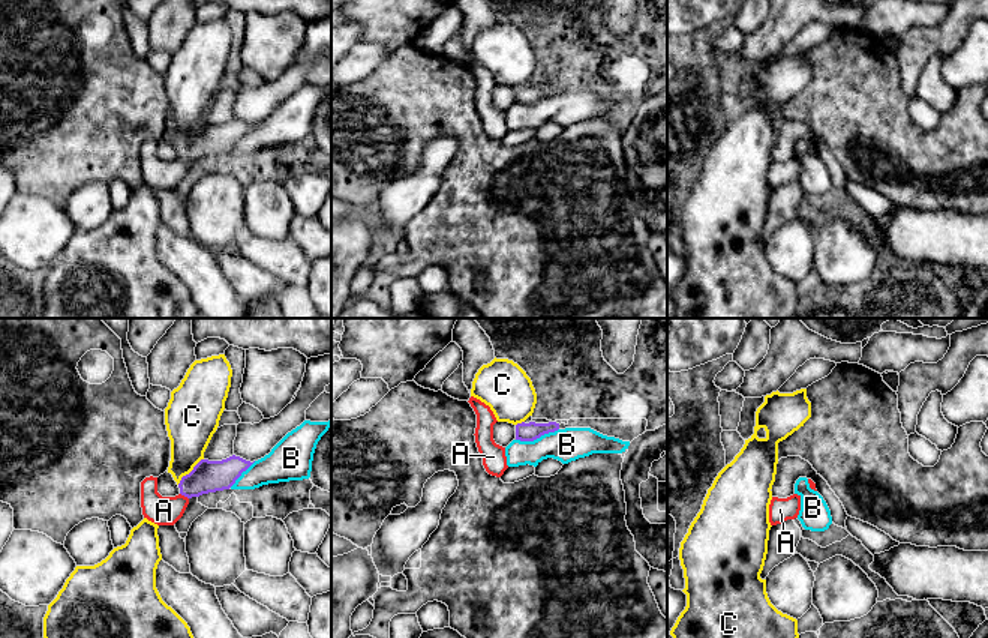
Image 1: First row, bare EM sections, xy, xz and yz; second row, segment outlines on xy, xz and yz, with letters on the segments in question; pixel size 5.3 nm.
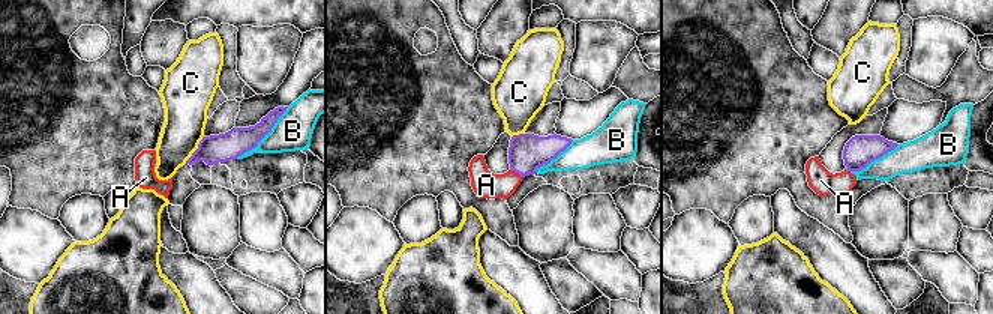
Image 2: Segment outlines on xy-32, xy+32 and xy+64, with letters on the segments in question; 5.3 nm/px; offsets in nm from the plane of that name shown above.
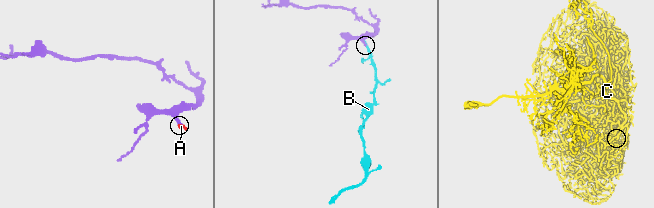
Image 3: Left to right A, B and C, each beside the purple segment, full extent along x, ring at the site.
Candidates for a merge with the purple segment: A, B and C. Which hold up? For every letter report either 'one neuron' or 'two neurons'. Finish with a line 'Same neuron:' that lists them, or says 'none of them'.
A: one neuron
B: two neurons
C: two neurons
Same neuron: A

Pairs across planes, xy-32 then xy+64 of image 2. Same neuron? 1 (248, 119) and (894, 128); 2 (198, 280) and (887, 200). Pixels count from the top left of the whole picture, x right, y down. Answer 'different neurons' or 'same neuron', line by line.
1: same neuron
2: different neurons

